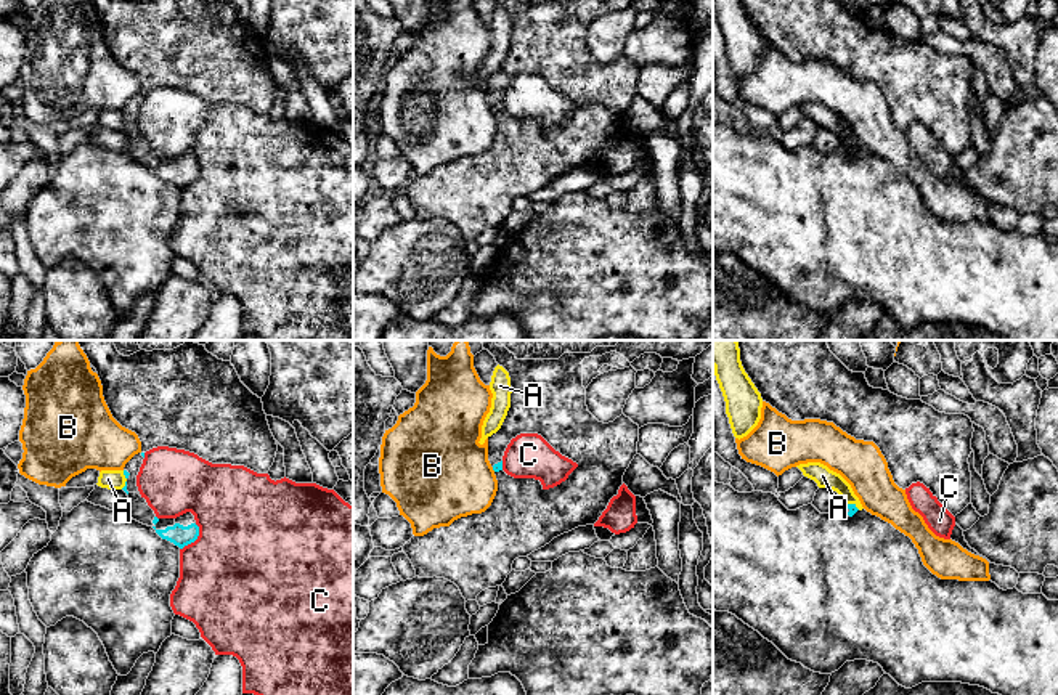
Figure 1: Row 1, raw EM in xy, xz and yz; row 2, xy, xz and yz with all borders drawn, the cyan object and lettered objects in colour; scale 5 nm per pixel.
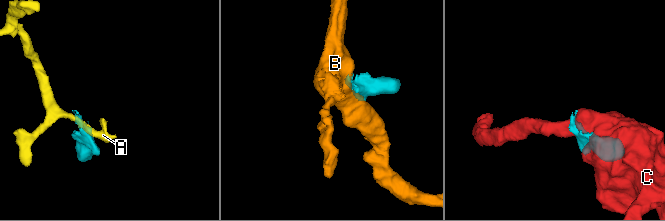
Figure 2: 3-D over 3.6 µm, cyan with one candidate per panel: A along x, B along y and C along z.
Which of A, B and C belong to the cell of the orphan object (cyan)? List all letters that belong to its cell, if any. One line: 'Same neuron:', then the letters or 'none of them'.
Same neuron: none of them

